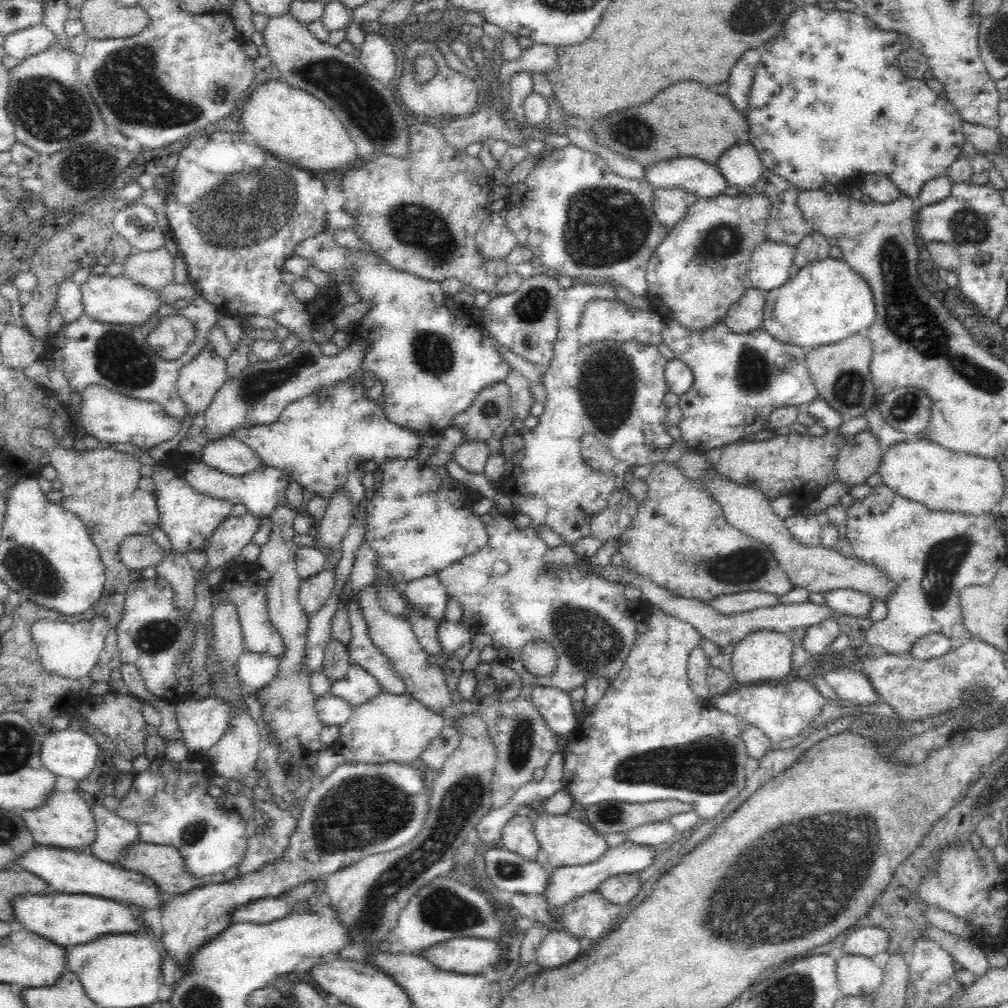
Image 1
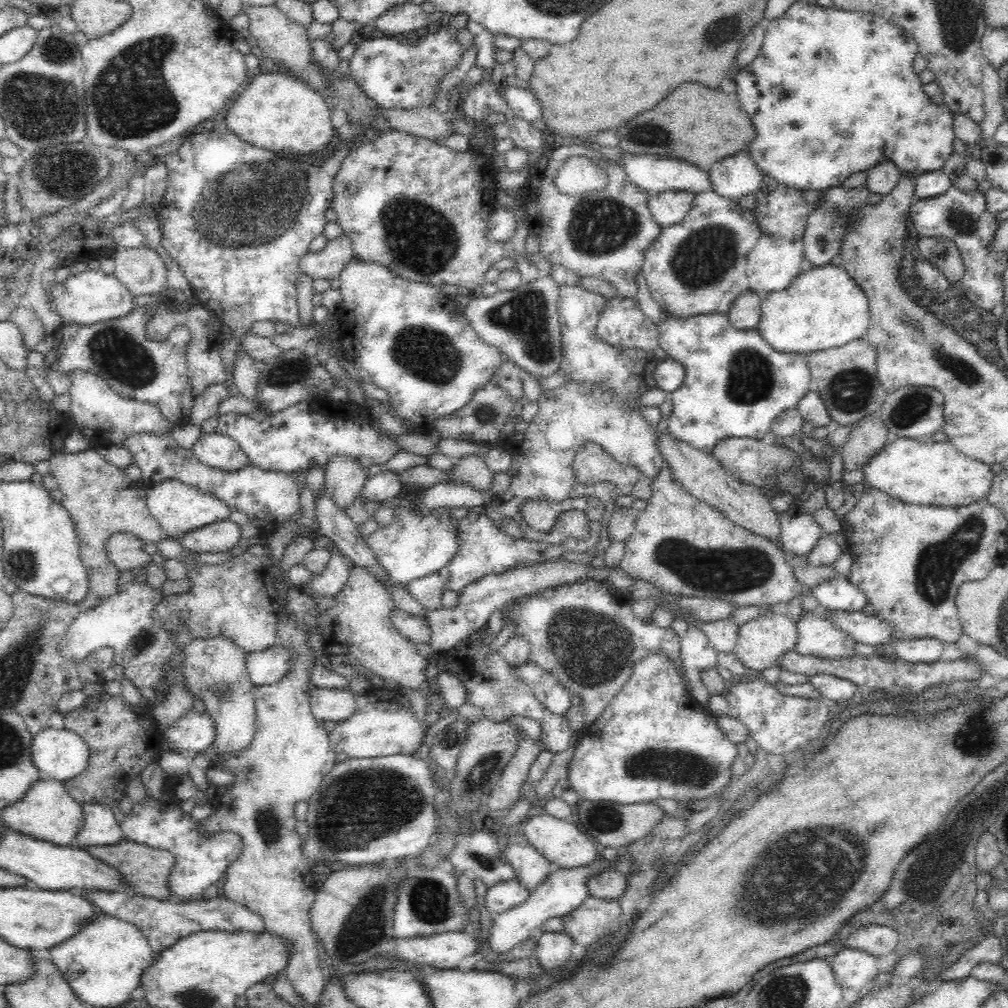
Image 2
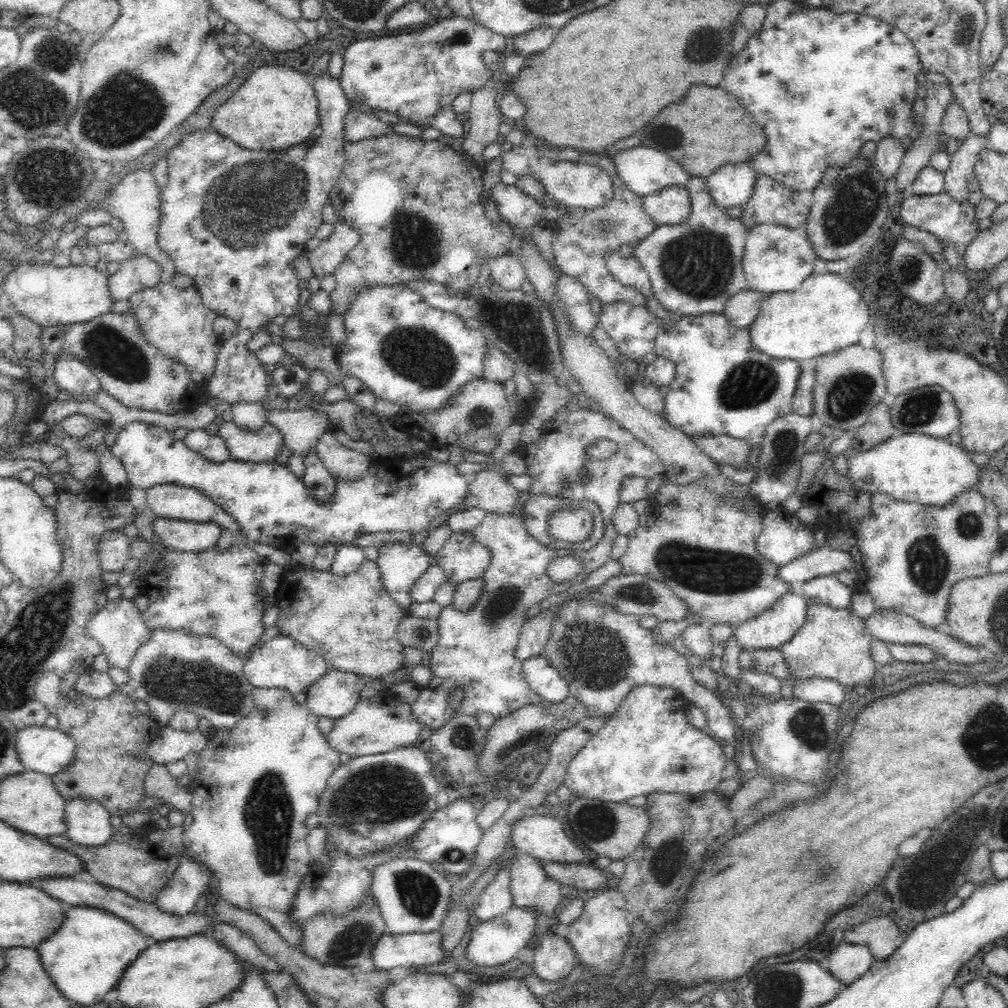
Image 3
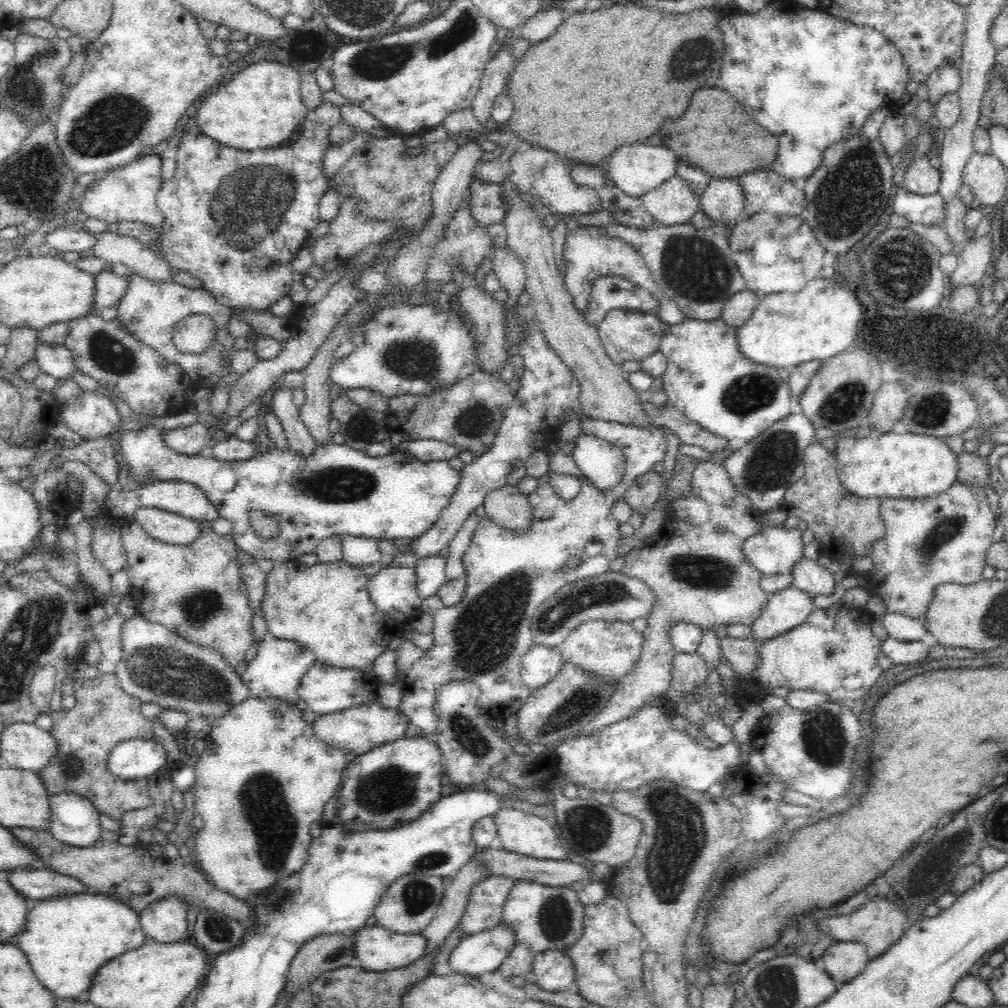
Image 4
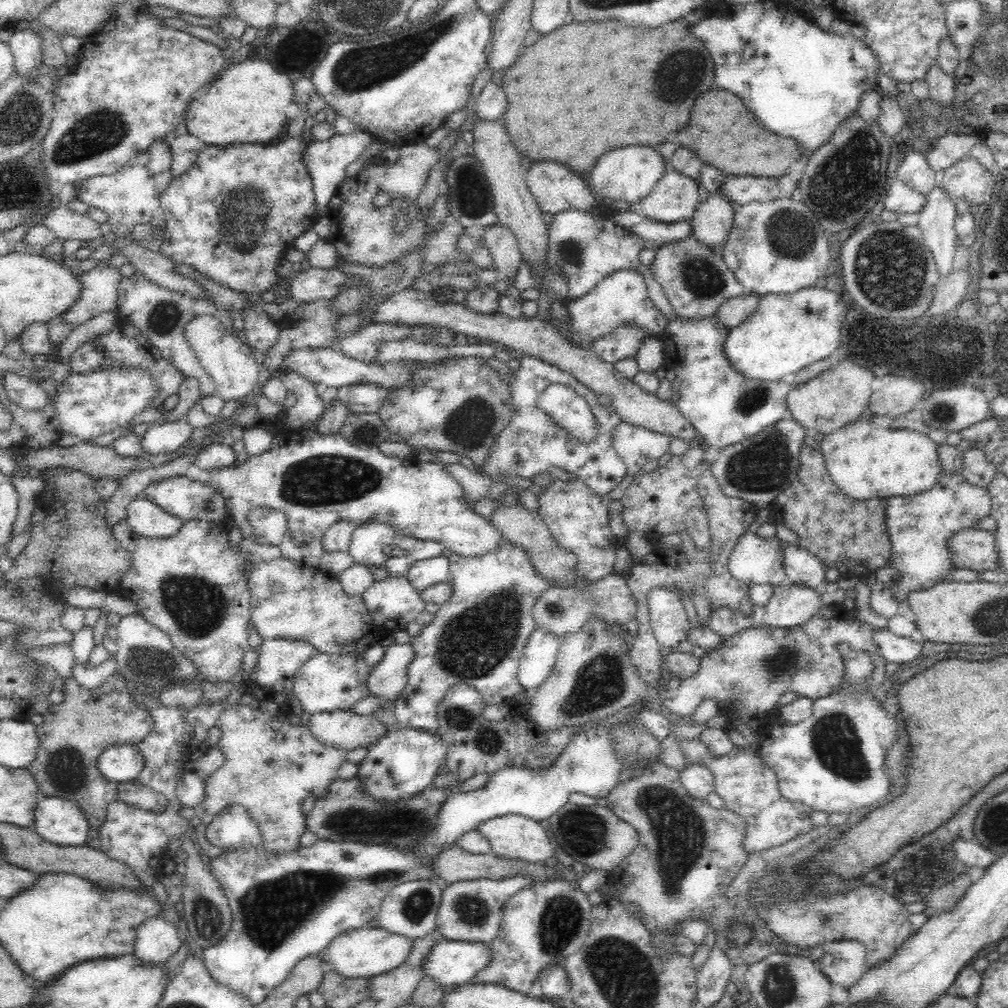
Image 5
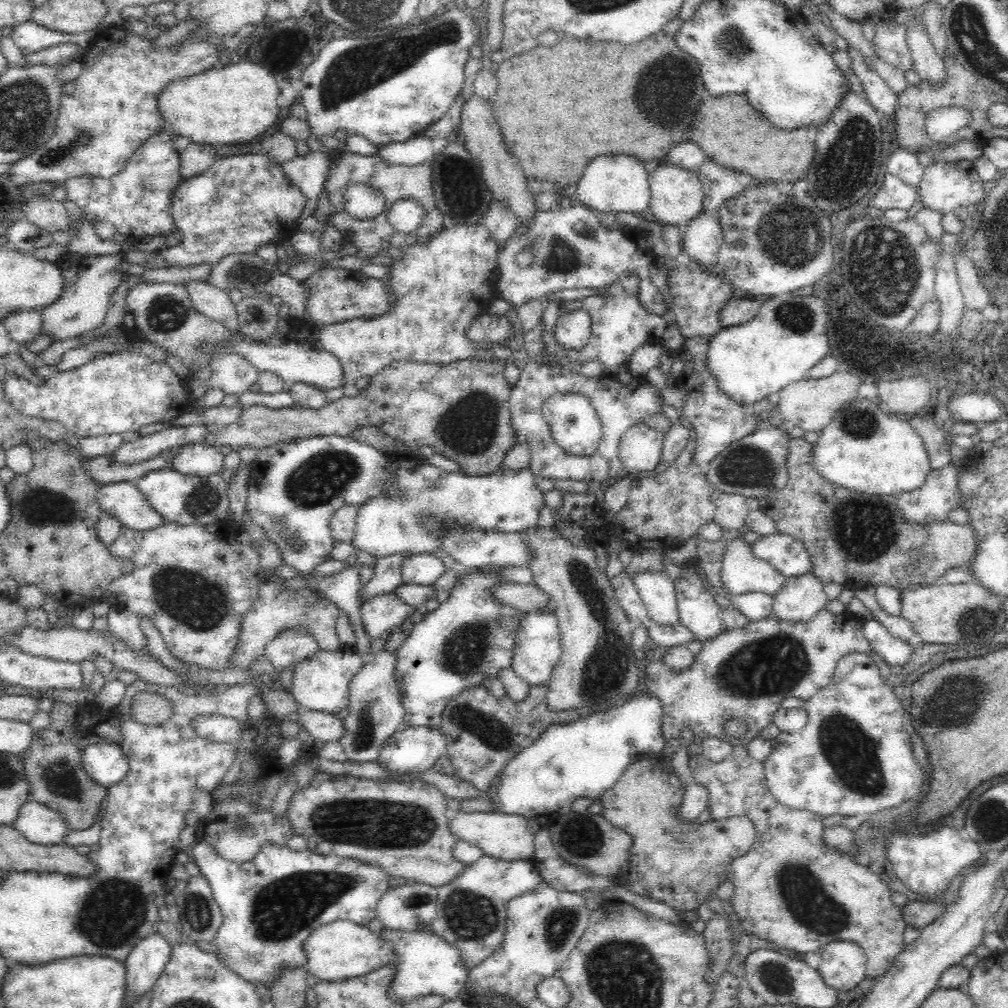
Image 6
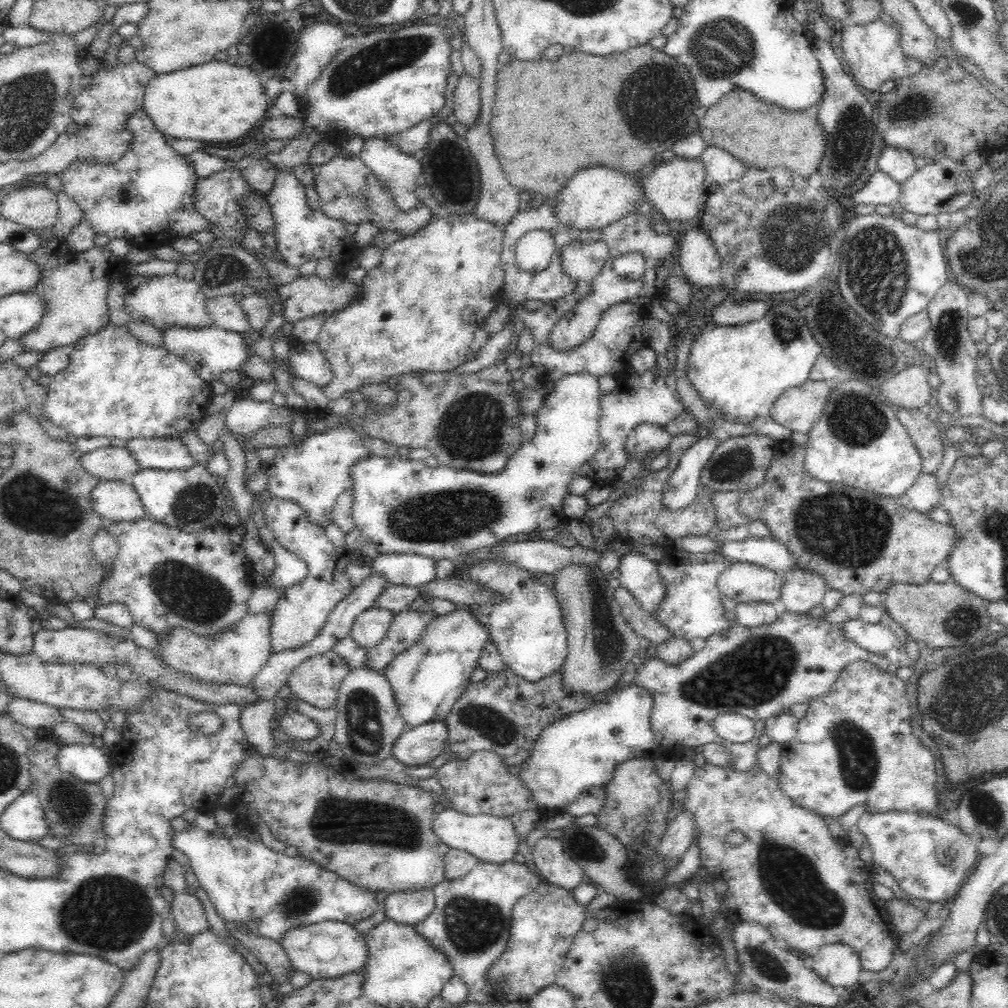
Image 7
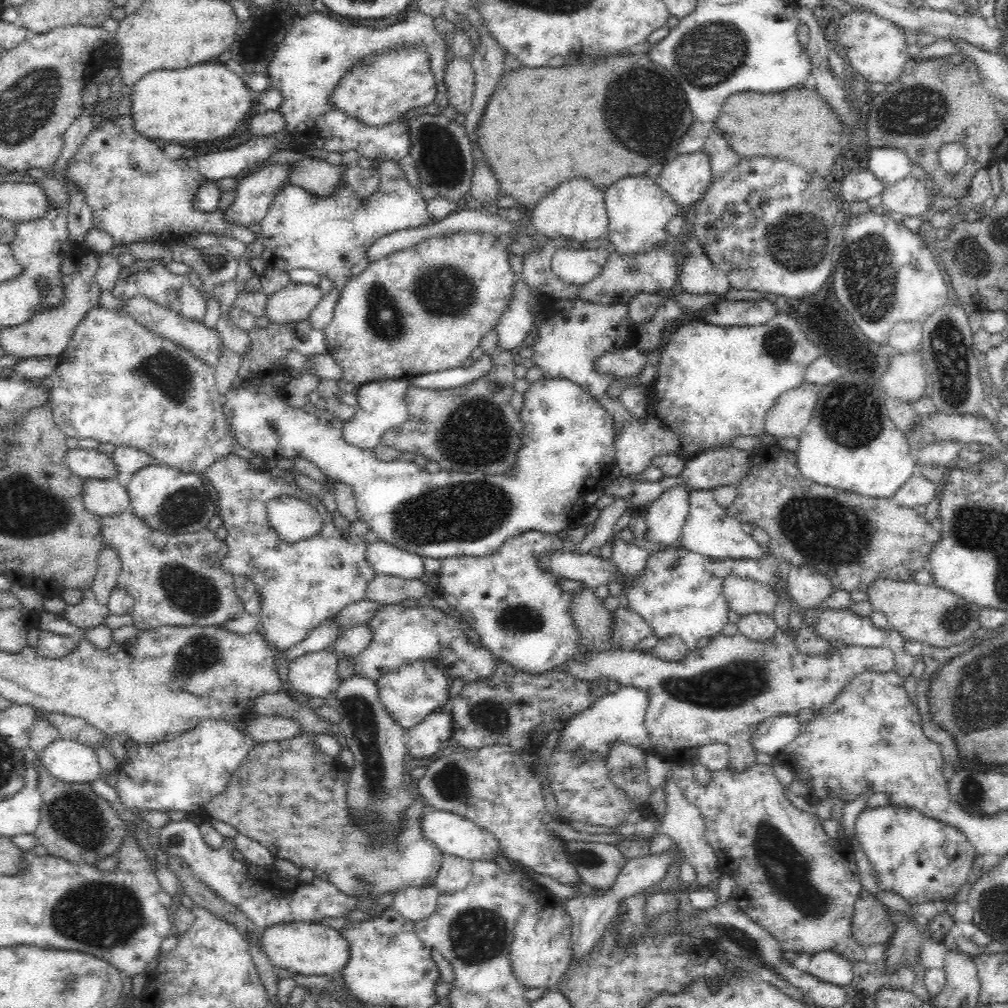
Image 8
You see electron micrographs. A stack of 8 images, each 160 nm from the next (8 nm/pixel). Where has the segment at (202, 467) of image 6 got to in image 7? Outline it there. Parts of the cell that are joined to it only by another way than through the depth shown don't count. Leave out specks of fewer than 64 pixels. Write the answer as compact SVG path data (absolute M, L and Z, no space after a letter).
M180 439L127 440L126 449L140 469L186 470L196 459Z

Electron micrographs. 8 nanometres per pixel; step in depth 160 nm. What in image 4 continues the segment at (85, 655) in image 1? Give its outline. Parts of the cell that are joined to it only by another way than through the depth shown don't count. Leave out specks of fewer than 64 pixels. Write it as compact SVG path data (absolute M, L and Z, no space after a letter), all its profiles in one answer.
M113 614L104 618L94 628L95 638L101 646L100 660L95 665L99 675L113 674L116 671L120 658L122 658L122 647L120 647L120 630L126 620L120 614Z

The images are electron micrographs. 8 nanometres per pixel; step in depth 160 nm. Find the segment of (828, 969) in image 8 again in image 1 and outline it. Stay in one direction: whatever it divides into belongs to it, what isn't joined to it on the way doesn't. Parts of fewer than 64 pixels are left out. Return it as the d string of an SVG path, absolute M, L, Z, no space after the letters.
M844 953L835 961L837 983L843 996L871 996L881 985L883 979L883 968L877 966L871 958L860 954Z

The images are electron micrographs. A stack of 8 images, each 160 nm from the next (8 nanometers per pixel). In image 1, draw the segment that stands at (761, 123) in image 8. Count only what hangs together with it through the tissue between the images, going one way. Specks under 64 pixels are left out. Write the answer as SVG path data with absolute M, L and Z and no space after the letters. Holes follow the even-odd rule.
M678 82L656 94L654 100L644 106L614 112L594 124L595 139L600 144L638 160L643 167L678 156L694 156L716 165L720 154L745 140L748 132L747 118L736 112L726 96L716 94L698 82ZM676 120L680 120L680 124ZM662 150L666 150L664 156L656 158Z

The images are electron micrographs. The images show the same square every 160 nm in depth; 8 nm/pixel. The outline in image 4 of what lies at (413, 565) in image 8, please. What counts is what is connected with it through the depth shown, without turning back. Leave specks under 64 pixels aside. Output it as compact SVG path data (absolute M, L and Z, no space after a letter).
M439 555L418 559L415 568L418 595L422 599L434 598L440 586L448 581L445 574L447 560Z

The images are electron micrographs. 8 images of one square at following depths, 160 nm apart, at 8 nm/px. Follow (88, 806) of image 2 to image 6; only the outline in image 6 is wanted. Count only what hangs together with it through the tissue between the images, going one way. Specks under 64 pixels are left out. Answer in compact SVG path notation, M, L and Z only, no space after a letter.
M31 798L22 804L12 826L28 842L39 845L62 844L69 831L66 821L56 811Z

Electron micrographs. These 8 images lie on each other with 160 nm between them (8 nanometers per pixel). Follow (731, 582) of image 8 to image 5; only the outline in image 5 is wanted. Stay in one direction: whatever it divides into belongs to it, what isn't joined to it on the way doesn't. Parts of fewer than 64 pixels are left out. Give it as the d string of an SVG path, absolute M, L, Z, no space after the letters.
M748 531L731 550L727 568L742 585L770 584L775 587L787 579L782 554L778 538L759 538Z

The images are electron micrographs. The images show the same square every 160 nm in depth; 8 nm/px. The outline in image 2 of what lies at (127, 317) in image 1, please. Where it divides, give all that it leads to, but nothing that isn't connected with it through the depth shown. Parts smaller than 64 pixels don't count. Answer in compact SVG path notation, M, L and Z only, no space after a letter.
M79 268L64 280L54 282L50 286L43 286L46 301L59 317L61 323L75 322L81 325L90 326L94 322L118 318L128 314L134 307L132 305L133 294L124 287L112 274L106 274L99 269Z

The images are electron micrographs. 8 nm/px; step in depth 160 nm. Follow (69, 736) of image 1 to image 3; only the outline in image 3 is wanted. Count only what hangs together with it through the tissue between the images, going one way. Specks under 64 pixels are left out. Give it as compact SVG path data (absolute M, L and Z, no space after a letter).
M26 726L16 732L16 755L24 771L56 774L74 758L74 741L59 728Z

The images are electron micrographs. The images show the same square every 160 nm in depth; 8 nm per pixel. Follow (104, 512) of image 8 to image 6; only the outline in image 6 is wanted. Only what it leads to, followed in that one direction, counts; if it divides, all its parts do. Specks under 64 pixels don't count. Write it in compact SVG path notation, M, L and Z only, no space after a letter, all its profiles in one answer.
M130 481L103 484L98 489L96 500L102 512L110 513L123 526L133 530L151 530L165 522Z

